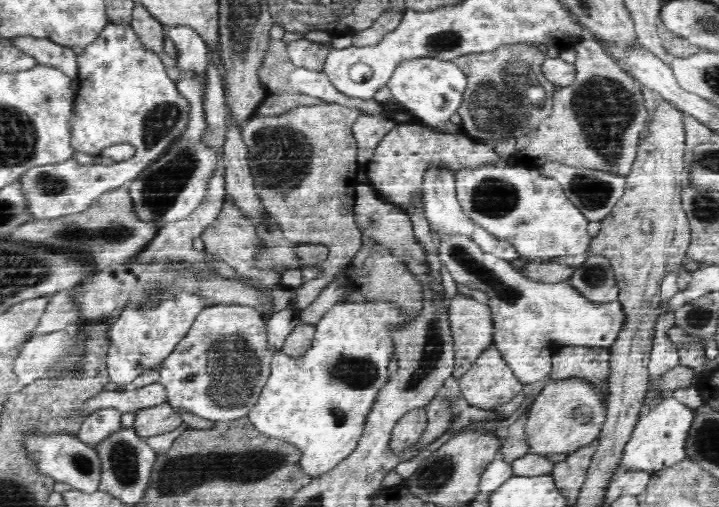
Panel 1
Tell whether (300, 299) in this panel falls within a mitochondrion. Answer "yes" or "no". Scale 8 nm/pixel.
no

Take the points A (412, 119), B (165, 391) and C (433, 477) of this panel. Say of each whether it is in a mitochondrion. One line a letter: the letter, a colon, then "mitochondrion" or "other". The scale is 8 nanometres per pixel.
A: other
B: other
C: mitochondrion

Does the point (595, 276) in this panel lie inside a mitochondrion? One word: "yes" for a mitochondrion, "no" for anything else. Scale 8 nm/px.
yes

